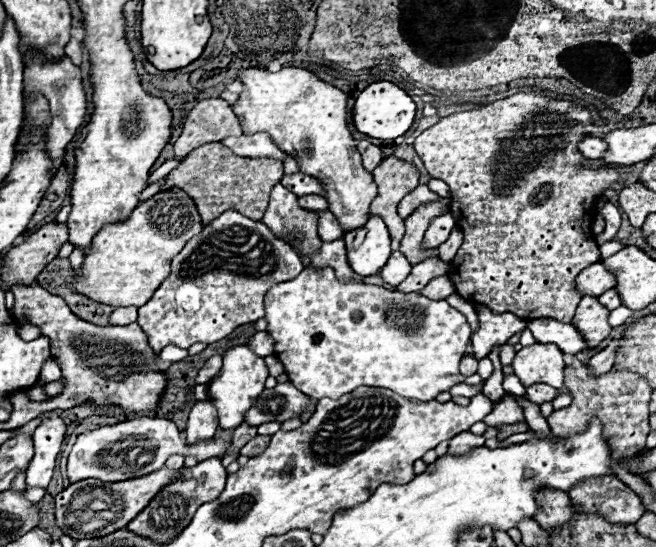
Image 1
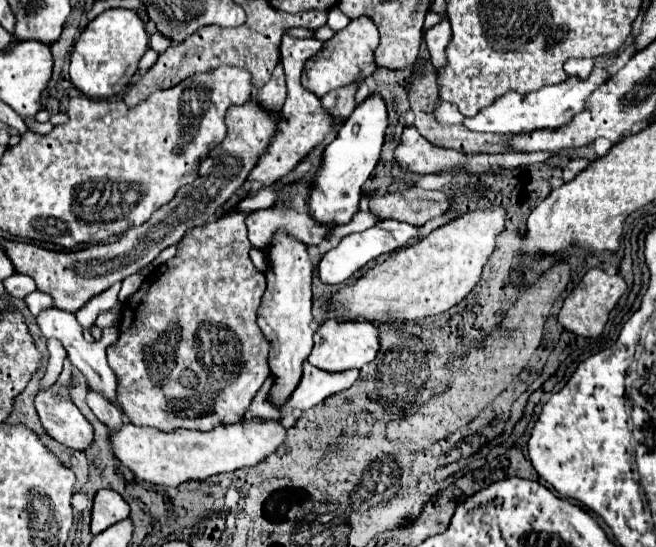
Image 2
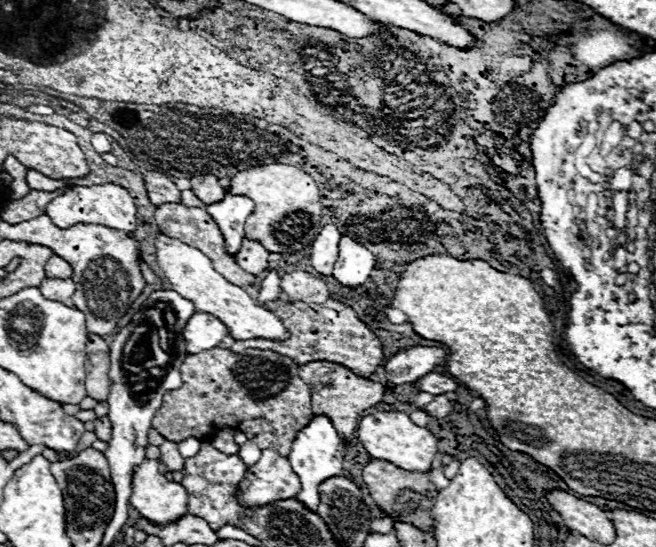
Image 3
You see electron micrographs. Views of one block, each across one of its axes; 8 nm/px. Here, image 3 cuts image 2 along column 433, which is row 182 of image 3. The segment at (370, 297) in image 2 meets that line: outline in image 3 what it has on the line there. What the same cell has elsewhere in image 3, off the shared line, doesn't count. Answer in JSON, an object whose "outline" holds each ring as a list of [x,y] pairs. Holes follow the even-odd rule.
{"outline":[[[266,164],[242,170],[232,176],[230,192],[244,194],[254,200],[254,212],[246,220],[246,238],[260,240],[270,252],[288,254],[304,248],[314,240],[320,228],[322,202],[316,182],[310,174],[290,164]]]}

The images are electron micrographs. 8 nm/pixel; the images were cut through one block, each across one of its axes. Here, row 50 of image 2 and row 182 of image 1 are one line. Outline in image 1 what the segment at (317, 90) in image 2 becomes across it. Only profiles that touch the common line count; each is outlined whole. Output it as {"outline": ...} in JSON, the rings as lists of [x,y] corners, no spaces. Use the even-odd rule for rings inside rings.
{"outline":[[[246,68],[238,74],[238,82],[242,82],[244,90],[232,108],[240,116],[242,130],[248,134],[268,132],[278,148],[282,148],[286,154],[296,158],[302,174],[314,176],[320,182],[324,190],[324,198],[328,200],[330,212],[338,218],[342,230],[350,232],[354,228],[362,228],[362,224],[366,224],[366,220],[370,218],[368,208],[376,196],[376,184],[372,180],[372,174],[362,168],[360,154],[356,150],[356,140],[348,130],[346,94],[304,68],[282,68],[280,72]]]}

